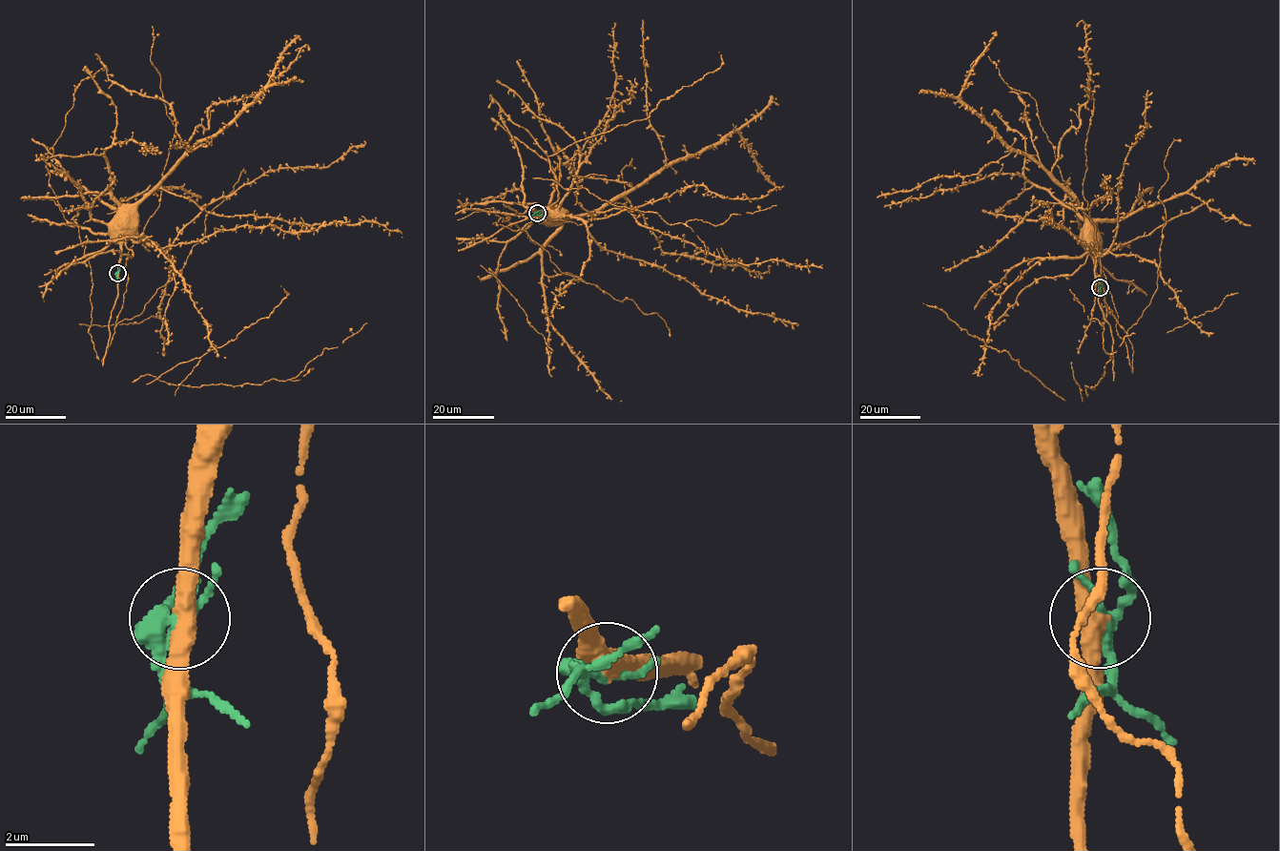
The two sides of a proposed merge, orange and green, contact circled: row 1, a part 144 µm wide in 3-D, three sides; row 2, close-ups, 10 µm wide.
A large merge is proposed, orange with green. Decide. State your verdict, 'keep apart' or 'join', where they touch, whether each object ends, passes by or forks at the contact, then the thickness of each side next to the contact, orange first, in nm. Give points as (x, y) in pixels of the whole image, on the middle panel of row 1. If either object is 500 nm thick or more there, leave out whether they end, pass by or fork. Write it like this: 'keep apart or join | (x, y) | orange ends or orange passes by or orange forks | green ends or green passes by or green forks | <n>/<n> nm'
keep apart | (537, 213) | orange passes by | green forks | 400/280 nm

